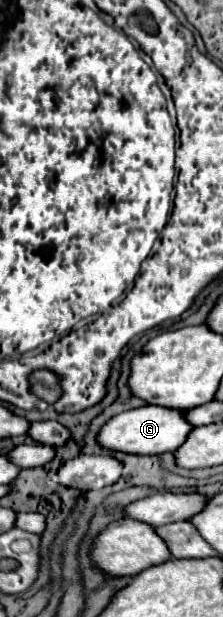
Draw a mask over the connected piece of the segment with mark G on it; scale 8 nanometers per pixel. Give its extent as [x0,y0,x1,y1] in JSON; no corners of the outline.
[96,406,192,456]

